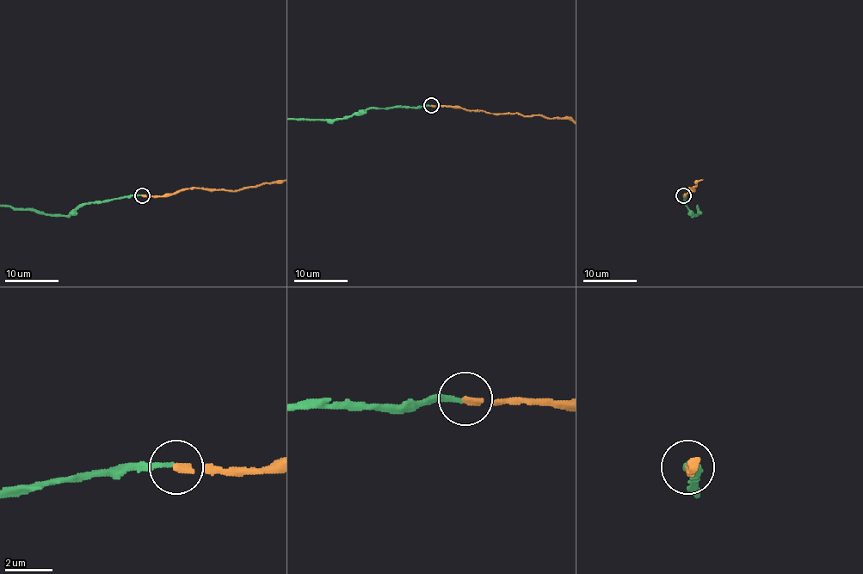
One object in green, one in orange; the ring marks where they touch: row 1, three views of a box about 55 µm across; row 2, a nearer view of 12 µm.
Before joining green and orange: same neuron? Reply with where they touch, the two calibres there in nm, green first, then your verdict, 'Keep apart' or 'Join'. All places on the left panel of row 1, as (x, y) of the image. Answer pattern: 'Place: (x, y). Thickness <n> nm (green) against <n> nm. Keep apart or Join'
Place: (142, 195). Thickness 190 nm (green) against 260 nm. Join

